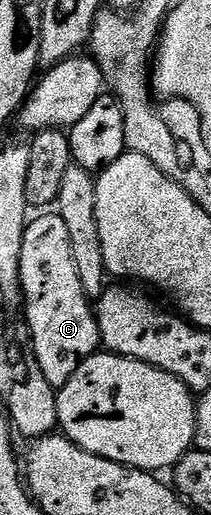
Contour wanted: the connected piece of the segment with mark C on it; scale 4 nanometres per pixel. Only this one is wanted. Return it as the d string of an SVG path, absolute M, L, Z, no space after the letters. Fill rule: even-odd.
M43 213L40 219L32 218L25 229L25 245L21 245L21 285L23 286L23 307L27 311L26 330L37 365L45 373L45 381L56 389L64 387L77 373L77 369L89 356L100 350L99 323L95 319L92 300L81 289L81 277L77 277L77 265L73 265L73 249L69 249L69 228L57 213Z

